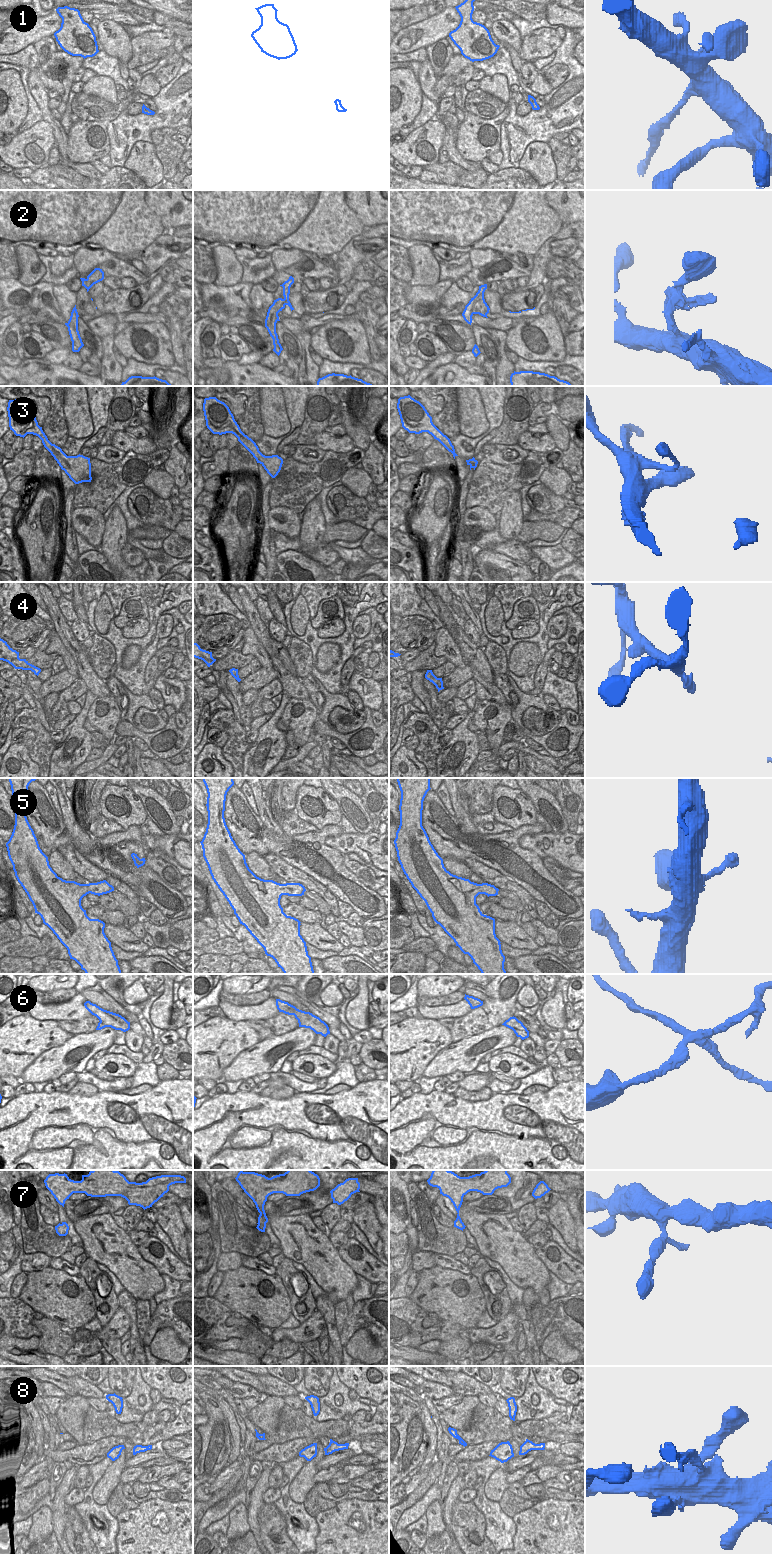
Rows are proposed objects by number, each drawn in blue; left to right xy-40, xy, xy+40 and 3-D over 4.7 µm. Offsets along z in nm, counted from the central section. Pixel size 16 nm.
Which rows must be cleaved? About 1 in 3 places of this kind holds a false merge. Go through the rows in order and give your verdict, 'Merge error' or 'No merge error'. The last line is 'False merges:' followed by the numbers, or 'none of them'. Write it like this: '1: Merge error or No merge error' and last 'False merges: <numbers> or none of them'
1: Merge error
2: No merge error
3: No merge error
4: No merge error
5: No merge error
6: Merge error
7: No merge error
8: No merge error
False merges: 1, 6

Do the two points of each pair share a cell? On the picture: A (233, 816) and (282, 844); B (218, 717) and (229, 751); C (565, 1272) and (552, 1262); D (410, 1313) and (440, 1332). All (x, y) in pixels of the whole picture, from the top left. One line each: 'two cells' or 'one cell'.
A: one cell
B: one cell
C: one cell
D: one cell

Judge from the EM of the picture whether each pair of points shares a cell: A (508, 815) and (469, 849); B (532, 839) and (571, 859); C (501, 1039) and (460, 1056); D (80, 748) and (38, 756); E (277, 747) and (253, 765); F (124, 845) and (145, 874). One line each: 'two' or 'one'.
A: two
B: one
C: one
D: two
E: one
F: one

